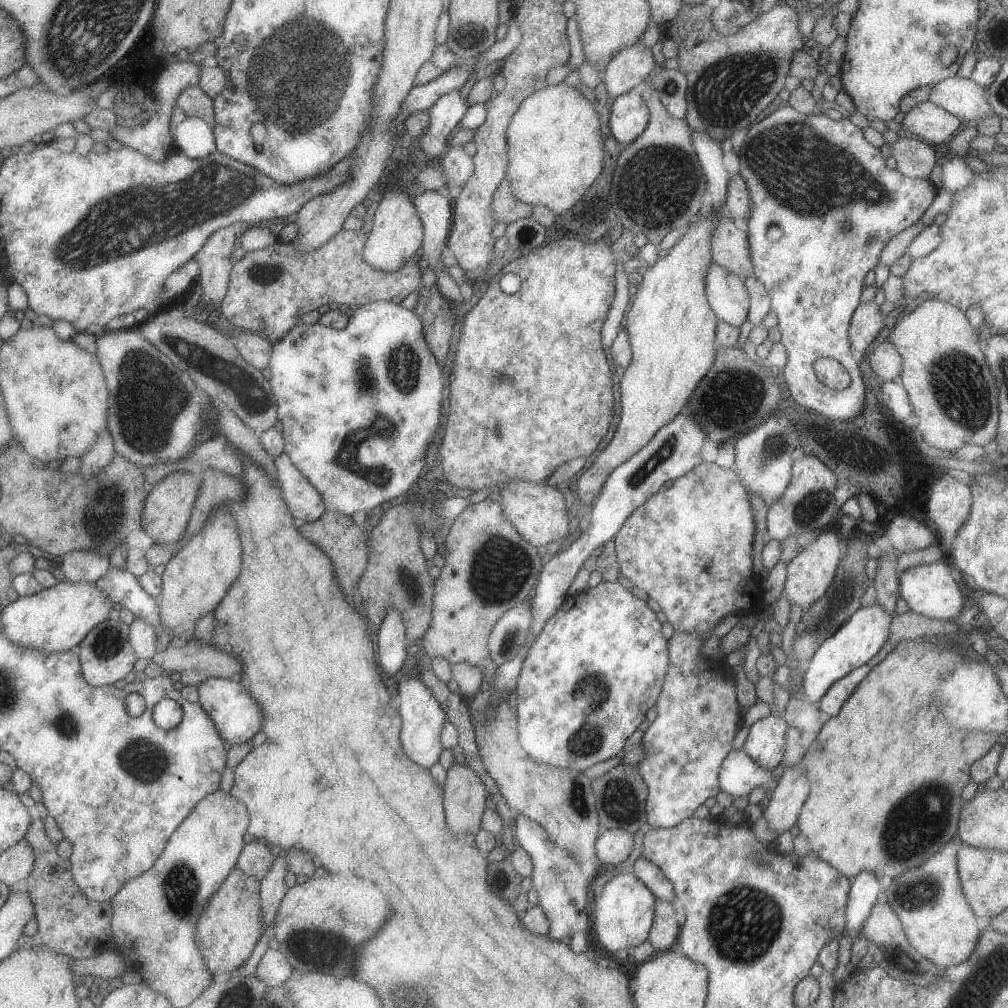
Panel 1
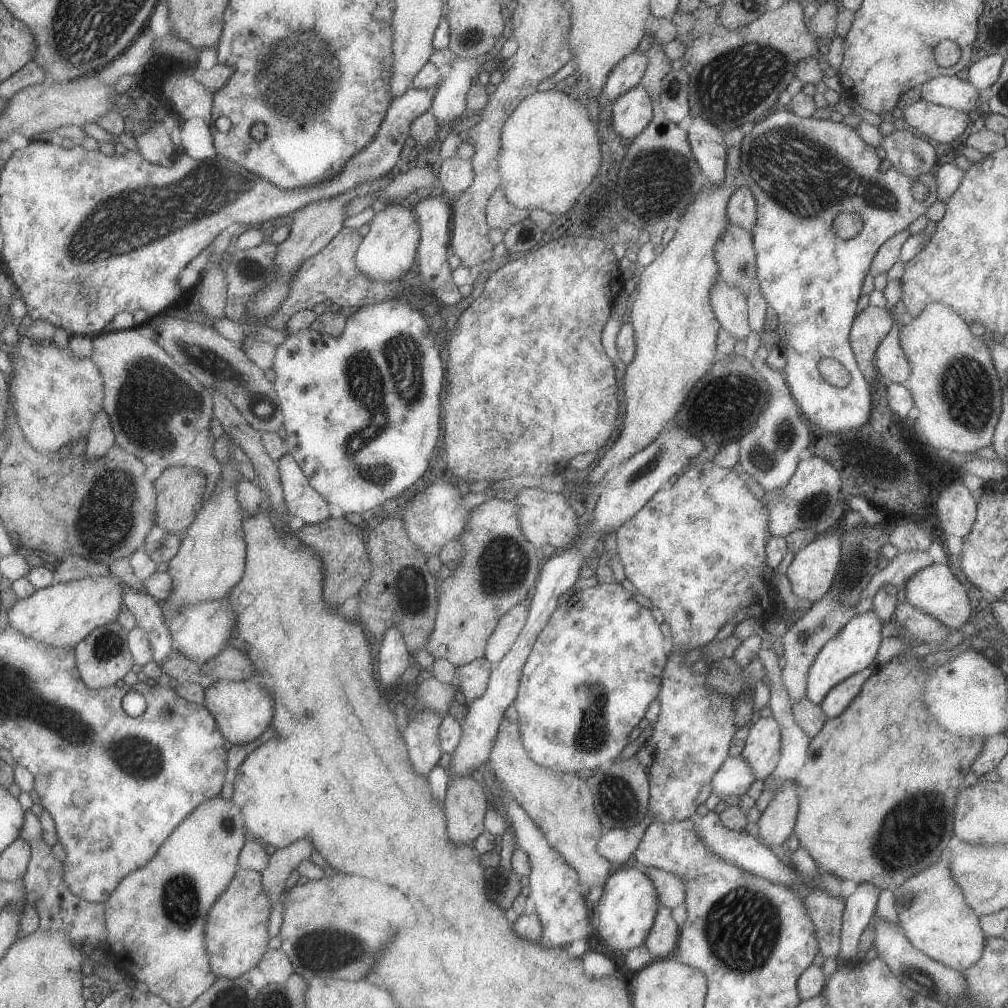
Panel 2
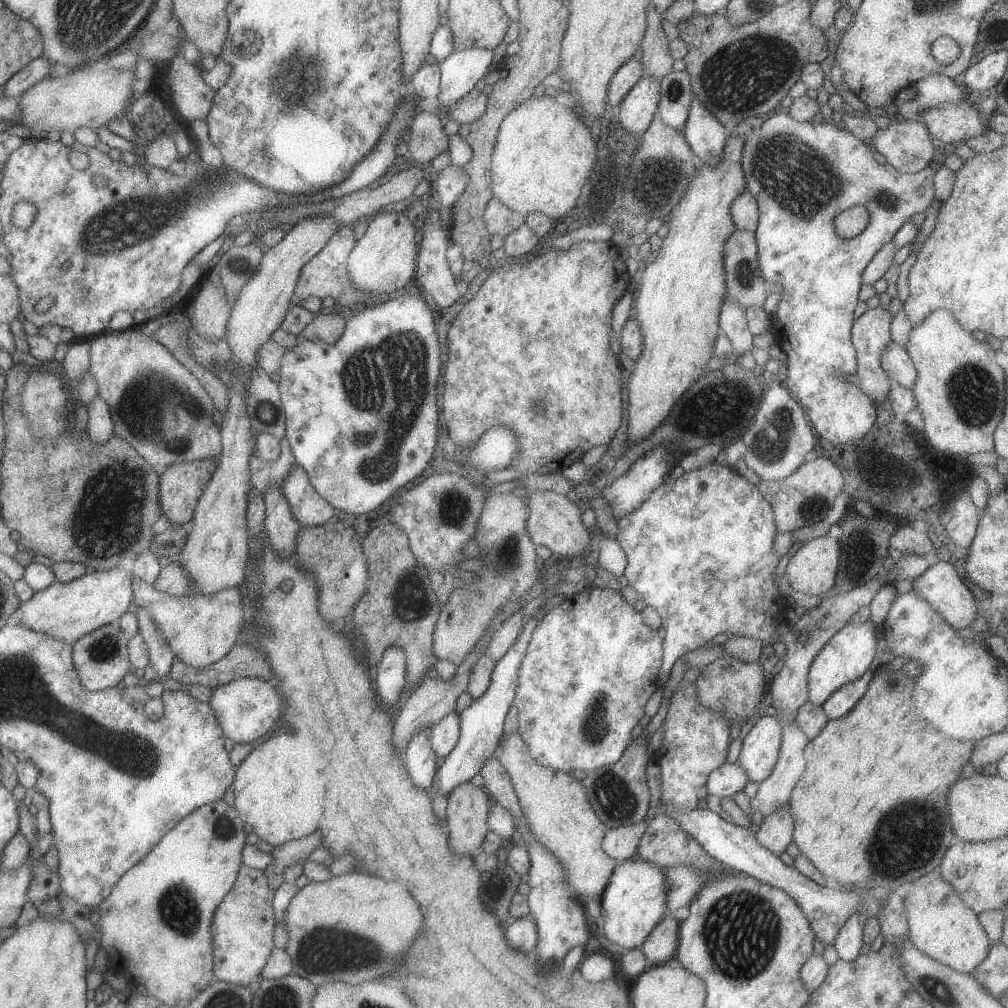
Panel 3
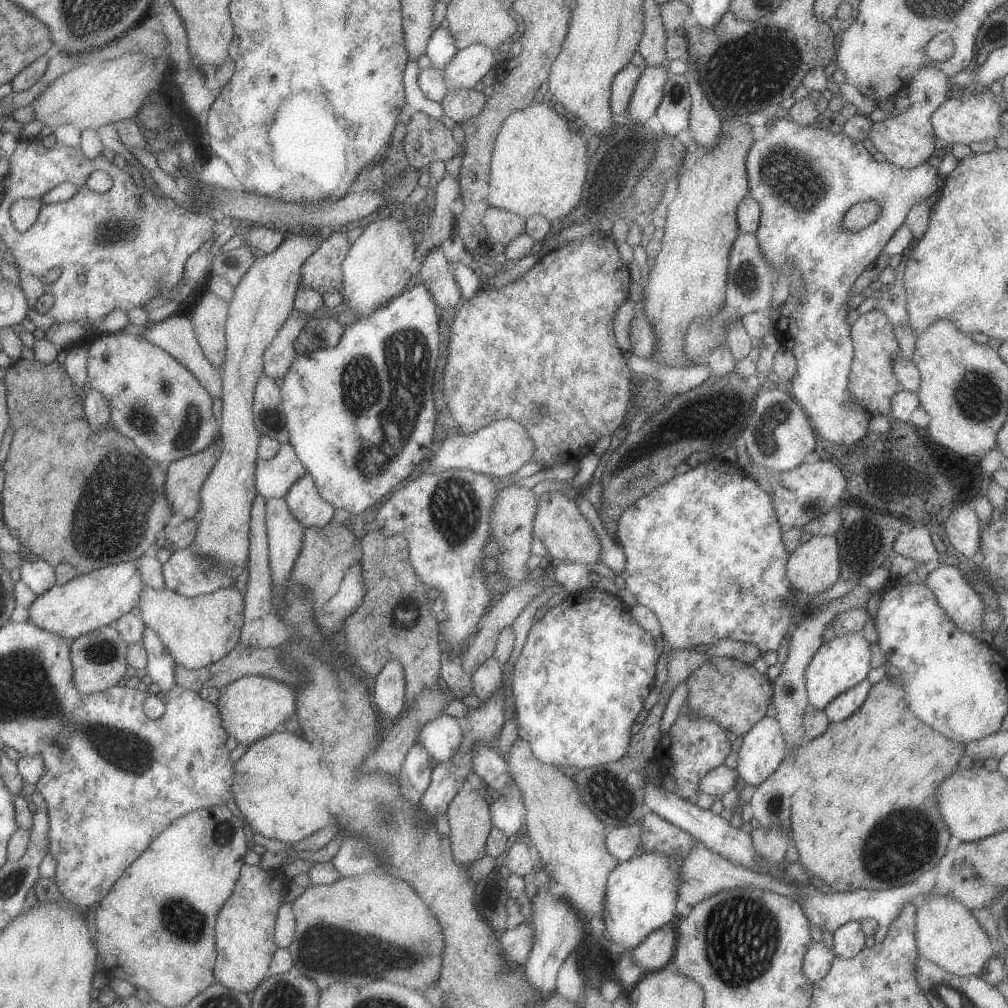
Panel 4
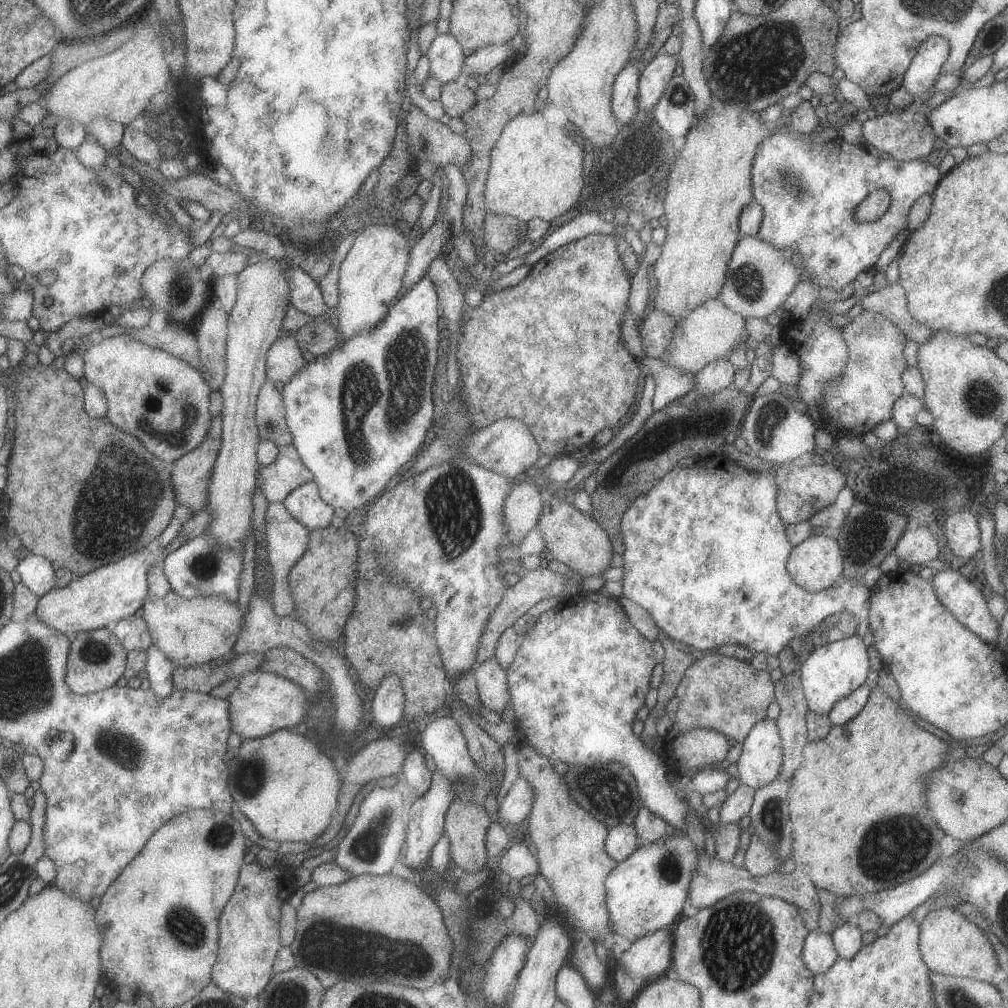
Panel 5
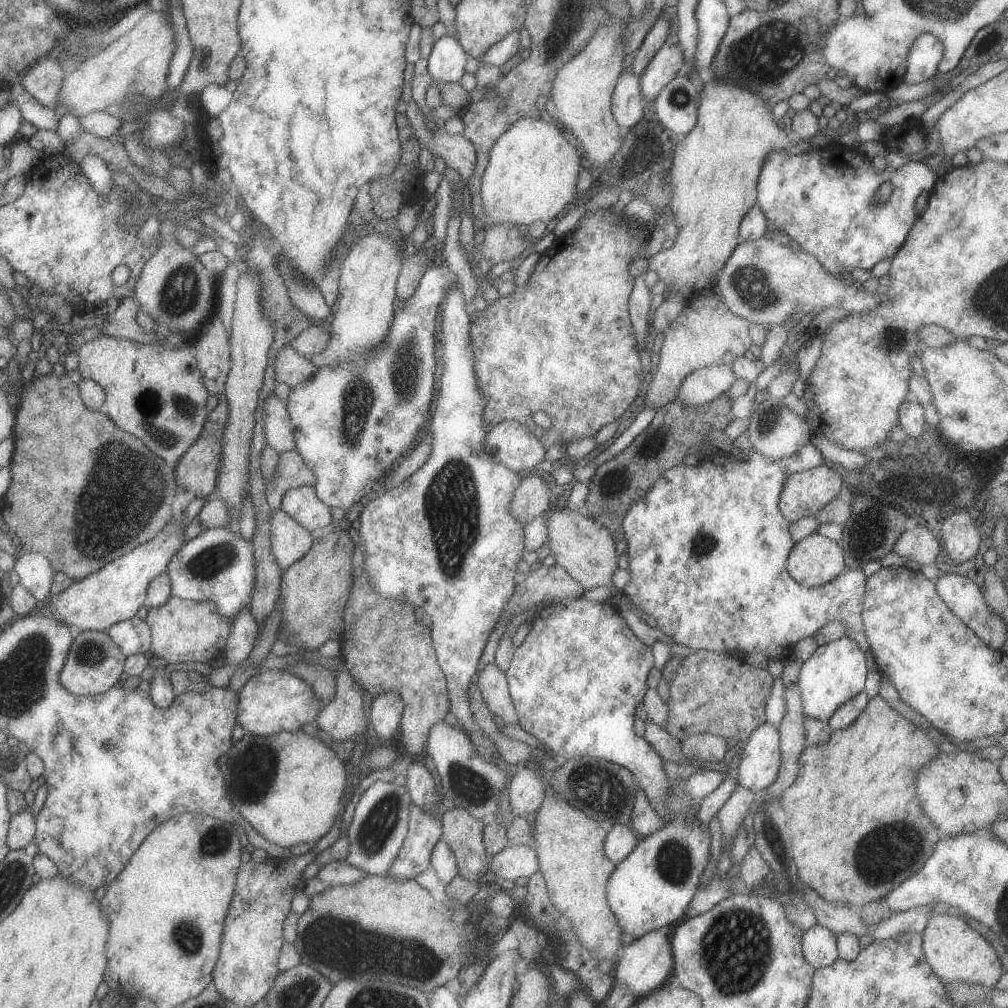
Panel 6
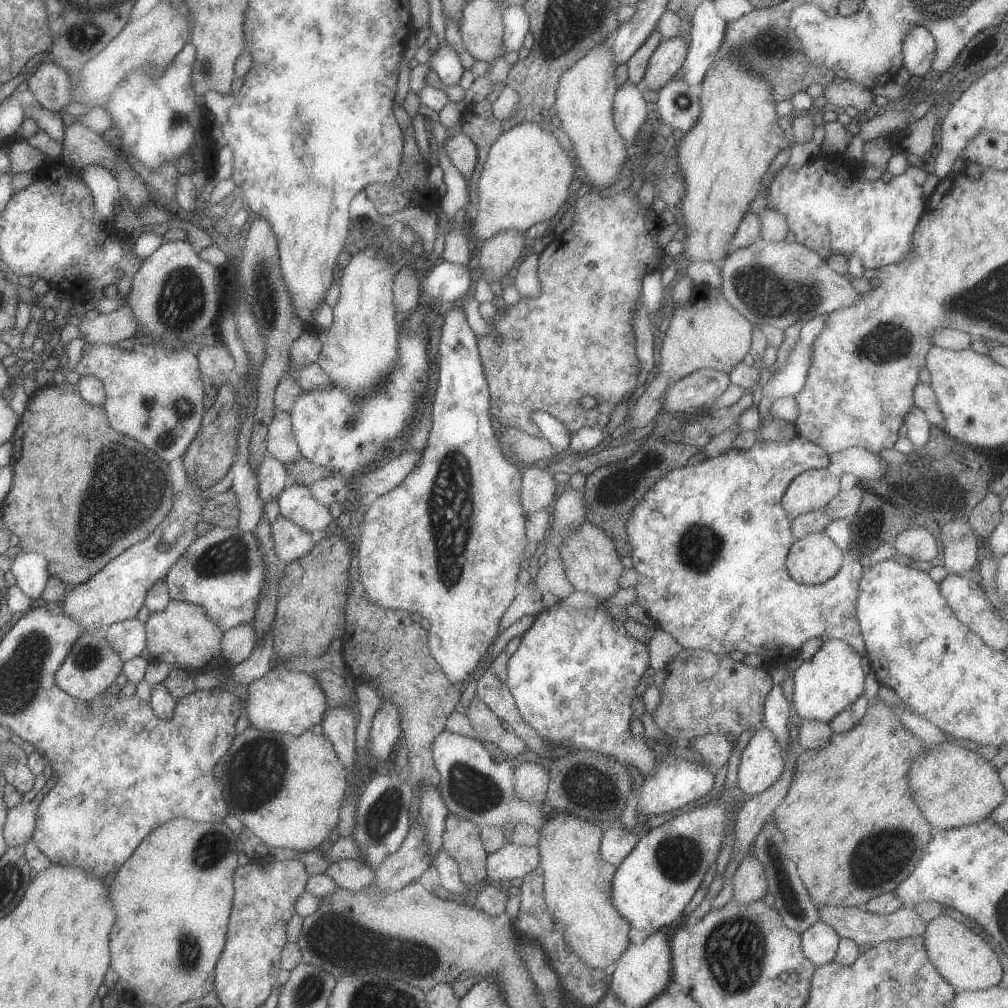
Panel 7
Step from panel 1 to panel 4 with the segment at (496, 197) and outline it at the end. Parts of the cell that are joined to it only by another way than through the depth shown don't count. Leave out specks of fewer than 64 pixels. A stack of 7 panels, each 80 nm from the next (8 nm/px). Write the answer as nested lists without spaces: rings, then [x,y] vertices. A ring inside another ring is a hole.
[[[489,206],[483,216],[483,225],[486,227],[490,245],[500,242],[506,246],[513,238],[525,231],[526,223],[524,217],[494,206]]]

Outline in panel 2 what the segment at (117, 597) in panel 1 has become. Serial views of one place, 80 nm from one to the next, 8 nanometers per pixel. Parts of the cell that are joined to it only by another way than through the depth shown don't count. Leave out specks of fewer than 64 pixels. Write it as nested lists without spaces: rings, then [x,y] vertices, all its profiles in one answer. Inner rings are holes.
[[[125,583],[122,584],[122,594],[124,594],[124,605],[134,616],[137,626],[140,626],[148,636],[152,648],[152,660],[161,667],[174,652],[170,630],[162,616],[162,608],[151,595],[134,590]]]

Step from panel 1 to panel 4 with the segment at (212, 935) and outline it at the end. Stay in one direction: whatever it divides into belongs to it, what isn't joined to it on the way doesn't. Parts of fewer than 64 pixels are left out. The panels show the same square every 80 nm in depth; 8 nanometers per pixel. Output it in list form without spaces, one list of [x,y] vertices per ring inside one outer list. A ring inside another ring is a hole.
[[[244,863],[238,882],[219,910],[216,928],[217,958],[214,966],[216,981],[229,989],[250,993],[270,976],[269,964],[278,948],[275,924],[281,907],[286,880],[275,870]]]

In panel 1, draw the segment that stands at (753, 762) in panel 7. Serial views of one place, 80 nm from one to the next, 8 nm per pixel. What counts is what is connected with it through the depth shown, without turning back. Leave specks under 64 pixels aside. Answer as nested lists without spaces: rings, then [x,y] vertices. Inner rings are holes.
[[[771,712],[751,725],[742,748],[761,767],[774,769],[783,760],[788,727],[783,716]]]

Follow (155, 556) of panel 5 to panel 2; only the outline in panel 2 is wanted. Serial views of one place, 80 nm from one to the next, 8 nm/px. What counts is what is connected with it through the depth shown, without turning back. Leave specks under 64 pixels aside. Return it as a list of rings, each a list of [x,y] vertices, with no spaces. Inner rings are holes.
[[[88,576],[75,582],[55,583],[44,589],[37,589],[30,598],[18,600],[10,612],[10,627],[20,634],[44,642],[48,646],[75,647],[96,628],[117,621],[124,610],[124,582],[116,576]]]

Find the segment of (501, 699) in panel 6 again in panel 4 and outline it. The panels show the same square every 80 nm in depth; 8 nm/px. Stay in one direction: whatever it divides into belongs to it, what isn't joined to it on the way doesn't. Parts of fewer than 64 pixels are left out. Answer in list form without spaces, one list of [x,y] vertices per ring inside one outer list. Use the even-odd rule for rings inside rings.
[[[494,656],[487,658],[472,674],[473,692],[482,702],[499,691],[503,683],[503,666]]]

